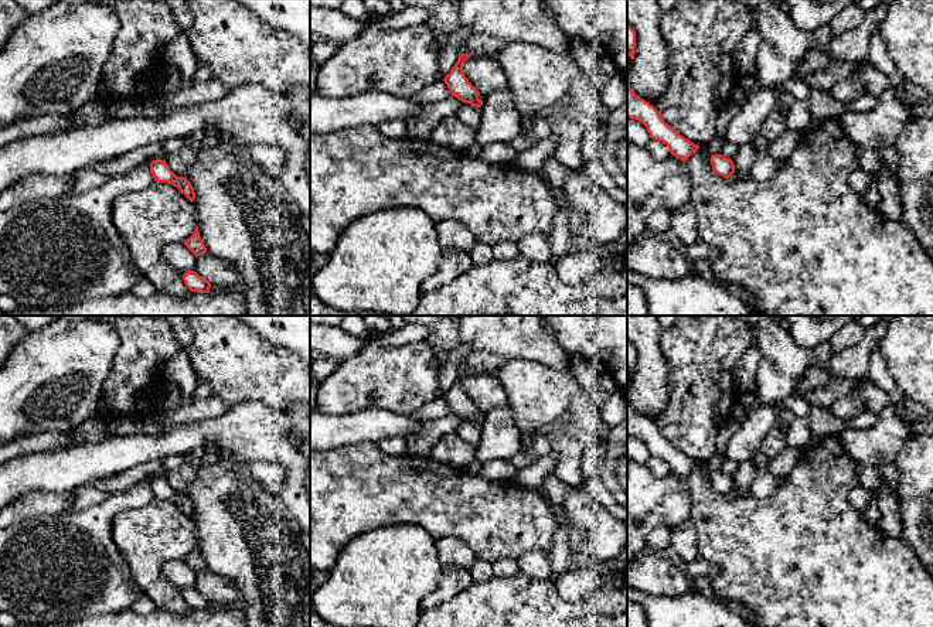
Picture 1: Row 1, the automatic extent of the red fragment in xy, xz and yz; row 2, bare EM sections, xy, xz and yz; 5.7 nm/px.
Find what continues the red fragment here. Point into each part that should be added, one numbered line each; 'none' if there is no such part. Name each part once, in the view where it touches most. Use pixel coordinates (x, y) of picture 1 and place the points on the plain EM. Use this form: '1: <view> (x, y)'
none

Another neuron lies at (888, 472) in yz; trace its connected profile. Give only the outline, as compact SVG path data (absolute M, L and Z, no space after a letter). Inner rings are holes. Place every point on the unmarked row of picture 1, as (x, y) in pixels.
M895 463L882 464L879 467L879 476L891 485L891 488L896 493L899 500L898 488L899 488L899 474L895 467Z

